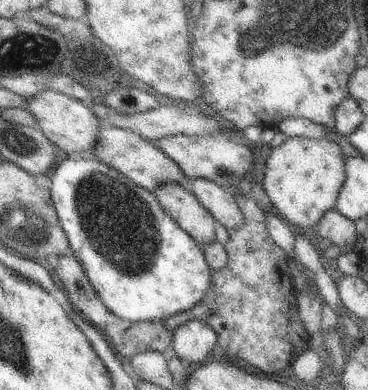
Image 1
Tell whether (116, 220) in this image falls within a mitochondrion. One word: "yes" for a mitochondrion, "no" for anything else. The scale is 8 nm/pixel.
yes

